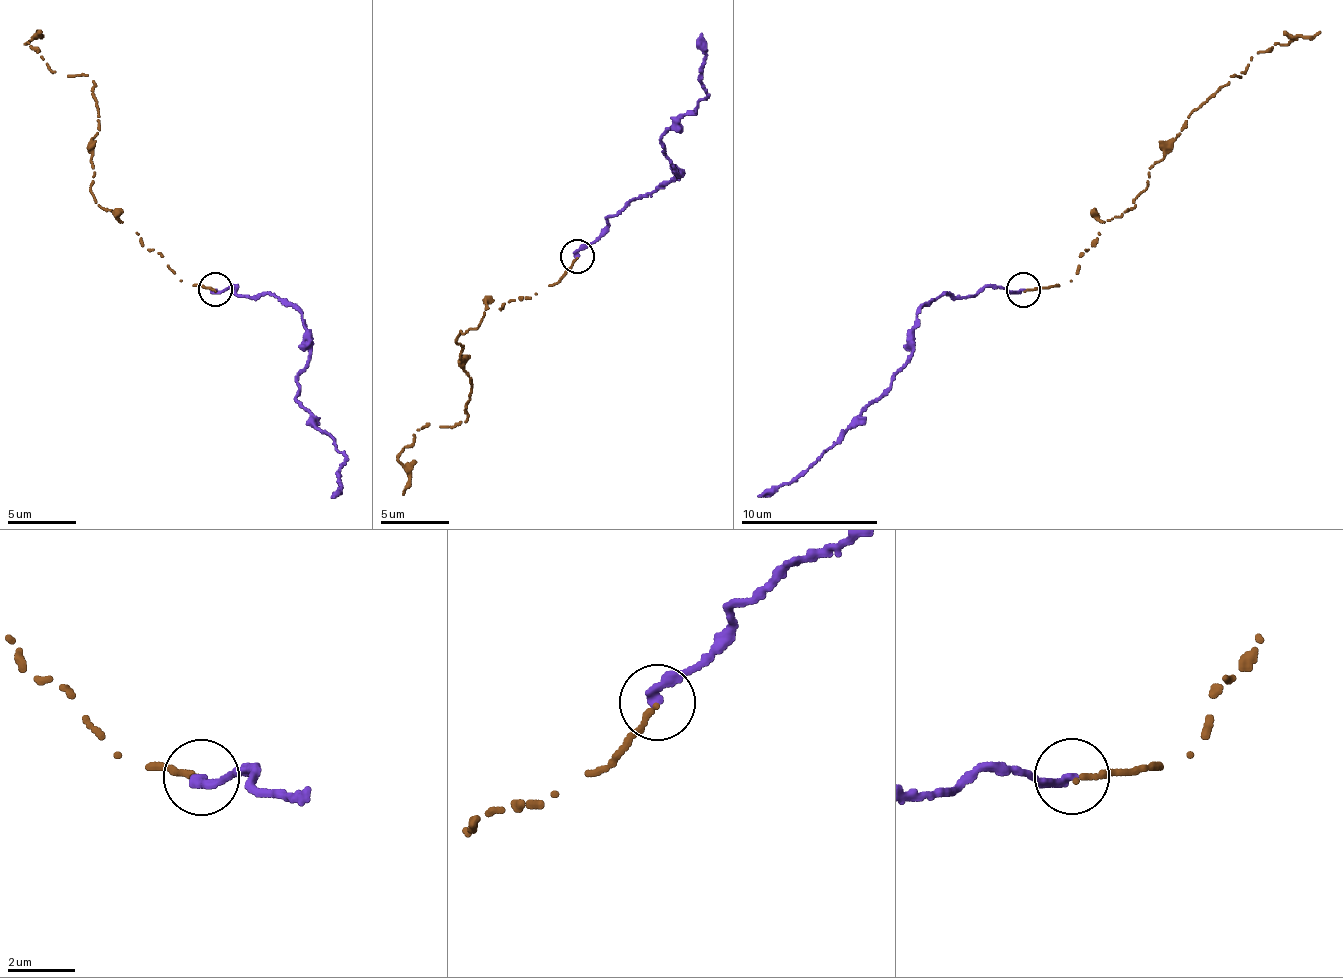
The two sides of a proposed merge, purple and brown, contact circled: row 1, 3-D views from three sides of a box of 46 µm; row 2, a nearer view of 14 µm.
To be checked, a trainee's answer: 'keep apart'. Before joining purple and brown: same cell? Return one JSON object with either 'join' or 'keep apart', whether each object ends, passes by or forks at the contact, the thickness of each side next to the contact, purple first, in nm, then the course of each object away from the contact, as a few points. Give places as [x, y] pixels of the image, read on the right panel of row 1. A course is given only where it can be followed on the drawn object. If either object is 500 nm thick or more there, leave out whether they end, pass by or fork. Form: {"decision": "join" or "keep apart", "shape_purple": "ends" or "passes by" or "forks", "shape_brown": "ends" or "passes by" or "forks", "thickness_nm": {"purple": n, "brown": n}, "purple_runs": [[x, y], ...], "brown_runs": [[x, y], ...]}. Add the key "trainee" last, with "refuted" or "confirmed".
{"decision": "keep apart", "shape_purple": "ends", "shape_brown": "ends", "thickness_nm": {"purple": 320, "brown": 150}, "purple_runs": [[1023, 289], [986, 285], [975, 296], [952, 292], [917, 310], [910, 358], [892, 385], [803, 471], [758, 495]], "brown_runs": [[1023, 292], [1072, 281], [1101, 223], [1146, 188], [1148, 171], [1182, 123], [1251, 58], [1319, 30]], "trainee": "confirmed"}

